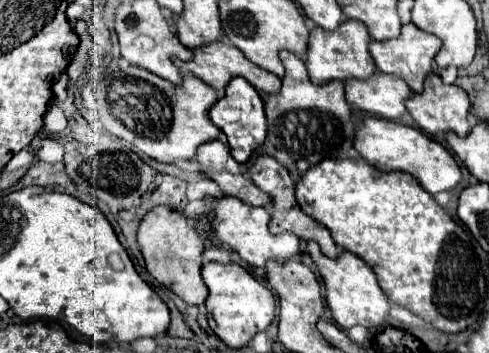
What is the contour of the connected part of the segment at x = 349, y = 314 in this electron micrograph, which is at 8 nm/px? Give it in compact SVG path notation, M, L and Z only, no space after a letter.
M312 240L308 242L308 254L312 256L312 260L320 272L320 278L326 288L326 304L338 326L342 326L346 330L356 324L370 328L370 330L382 330L386 326L390 302L388 302L386 294L382 292L382 288L378 286L378 280L376 280L372 268L362 258L342 250L340 256L336 260L332 260L332 258L324 256L320 252L318 244Z

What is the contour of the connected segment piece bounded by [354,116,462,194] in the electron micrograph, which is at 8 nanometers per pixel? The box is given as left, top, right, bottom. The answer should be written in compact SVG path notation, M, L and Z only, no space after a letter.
M376 116L362 118L356 126L354 148L368 164L372 164L380 172L400 170L400 172L412 174L418 180L418 184L424 186L424 190L428 190L430 194L452 190L462 178L460 166L442 144L422 134L422 130L406 126L396 120L376 120Z

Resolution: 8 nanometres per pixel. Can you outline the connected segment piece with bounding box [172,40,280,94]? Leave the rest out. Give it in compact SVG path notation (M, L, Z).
M216 40L216 44L204 44L204 48L192 48L192 60L190 62L182 62L182 60L176 60L176 58L172 58L172 60L174 60L174 64L182 72L190 72L190 74L198 76L200 80L204 80L208 86L212 86L218 92L222 92L234 76L246 78L258 92L264 92L264 94L270 94L270 92L278 92L280 90L280 78L276 74L272 74L268 70L260 70L256 64L252 64L228 40Z

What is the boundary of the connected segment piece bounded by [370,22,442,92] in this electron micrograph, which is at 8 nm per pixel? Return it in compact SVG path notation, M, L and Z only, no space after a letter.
M412 22L404 24L400 36L394 40L382 40L382 42L372 40L370 42L370 54L376 62L376 68L384 74L394 74L394 76L406 80L406 84L412 88L412 92L422 92L422 82L432 72L432 60L440 48L442 48L442 42L436 36L422 32Z

